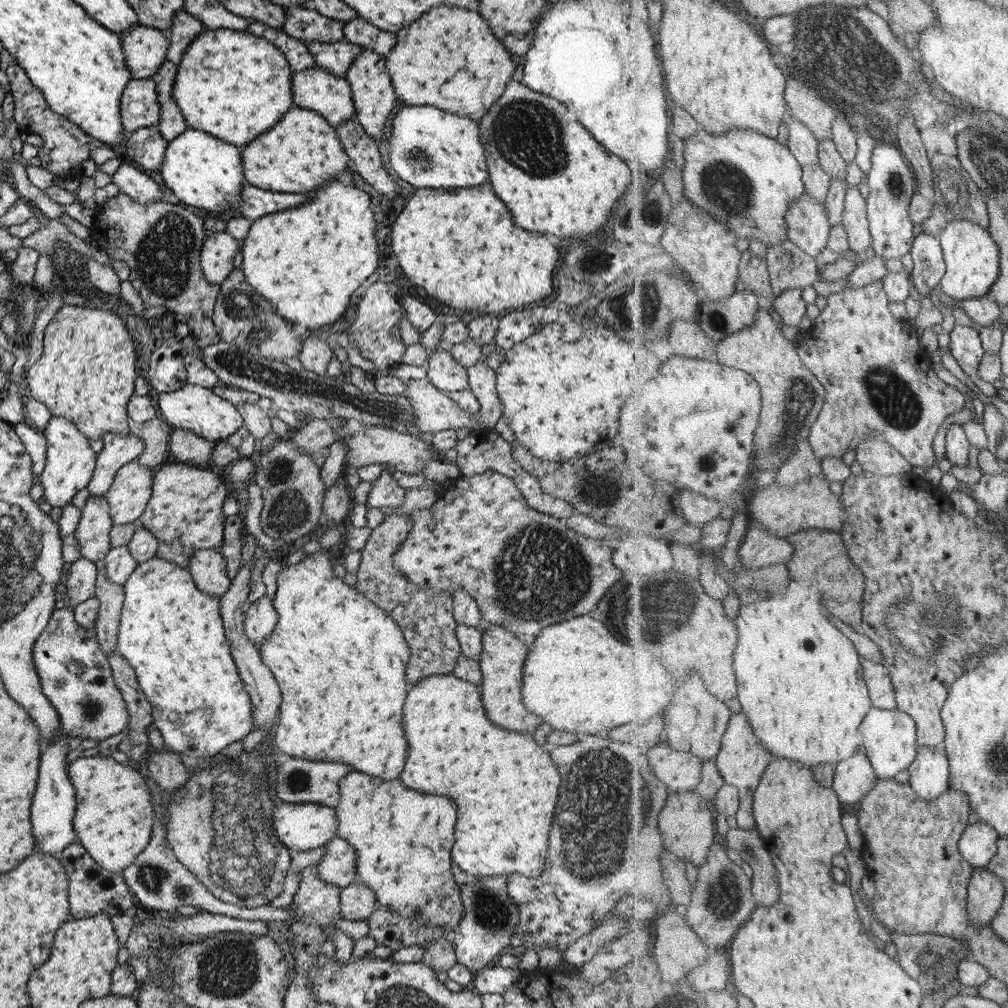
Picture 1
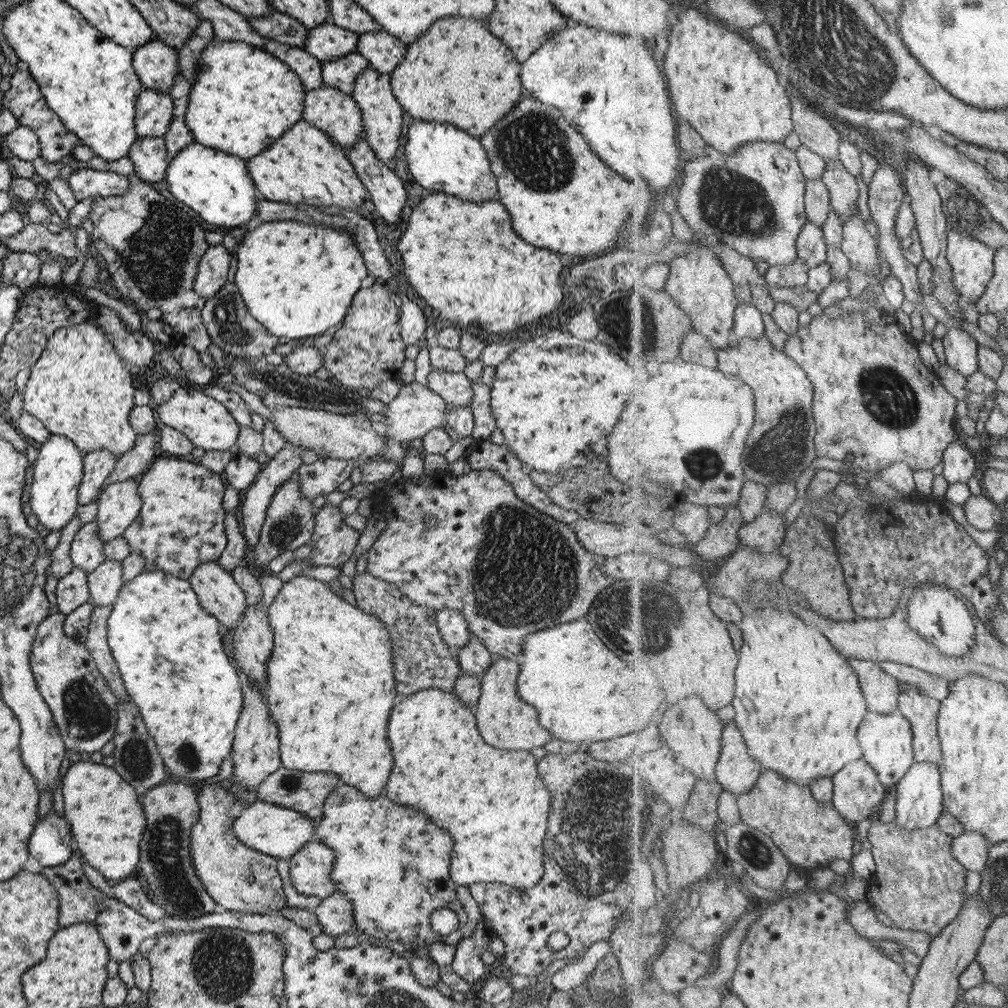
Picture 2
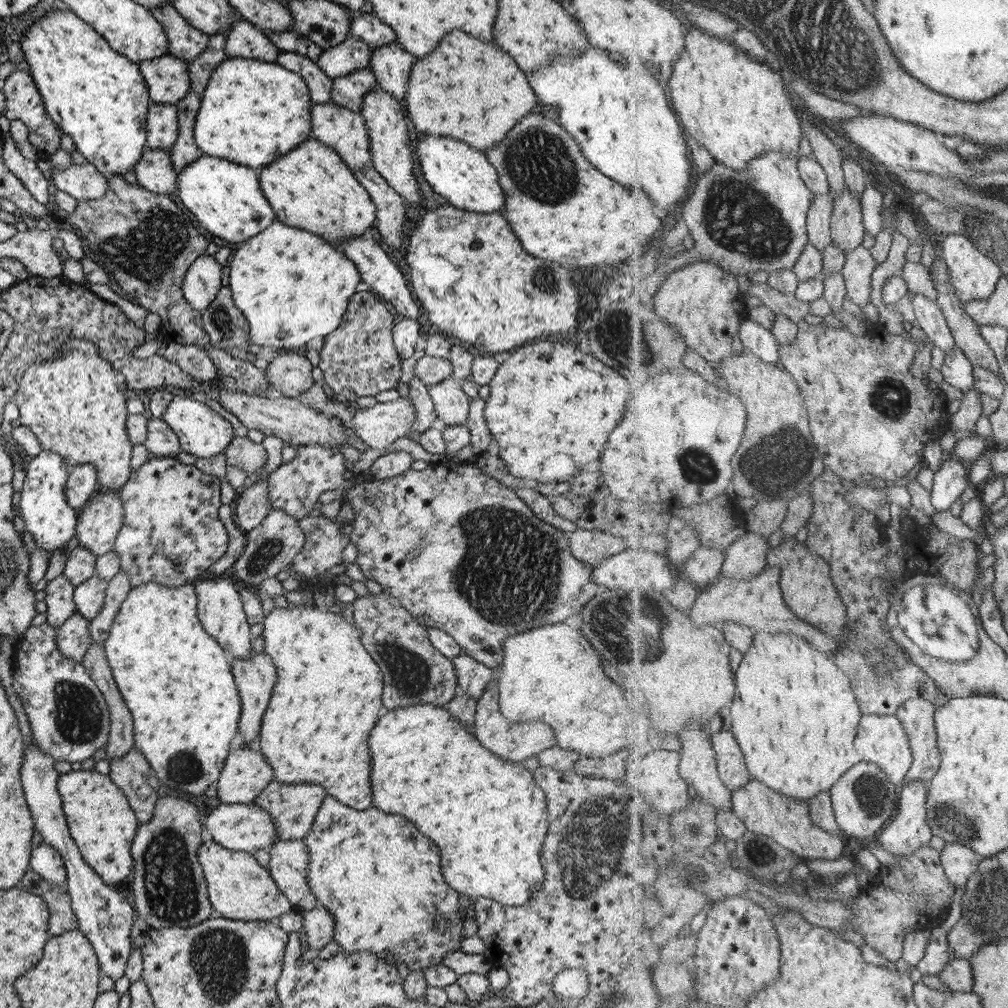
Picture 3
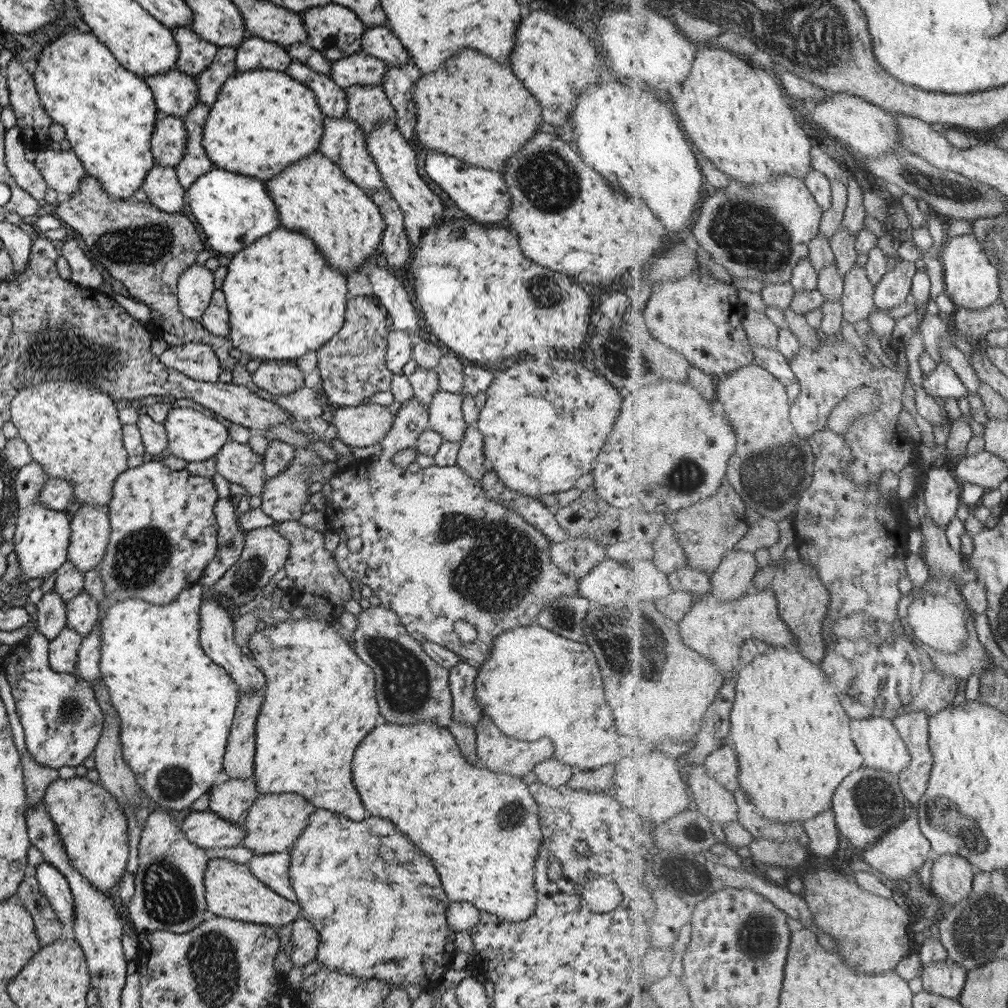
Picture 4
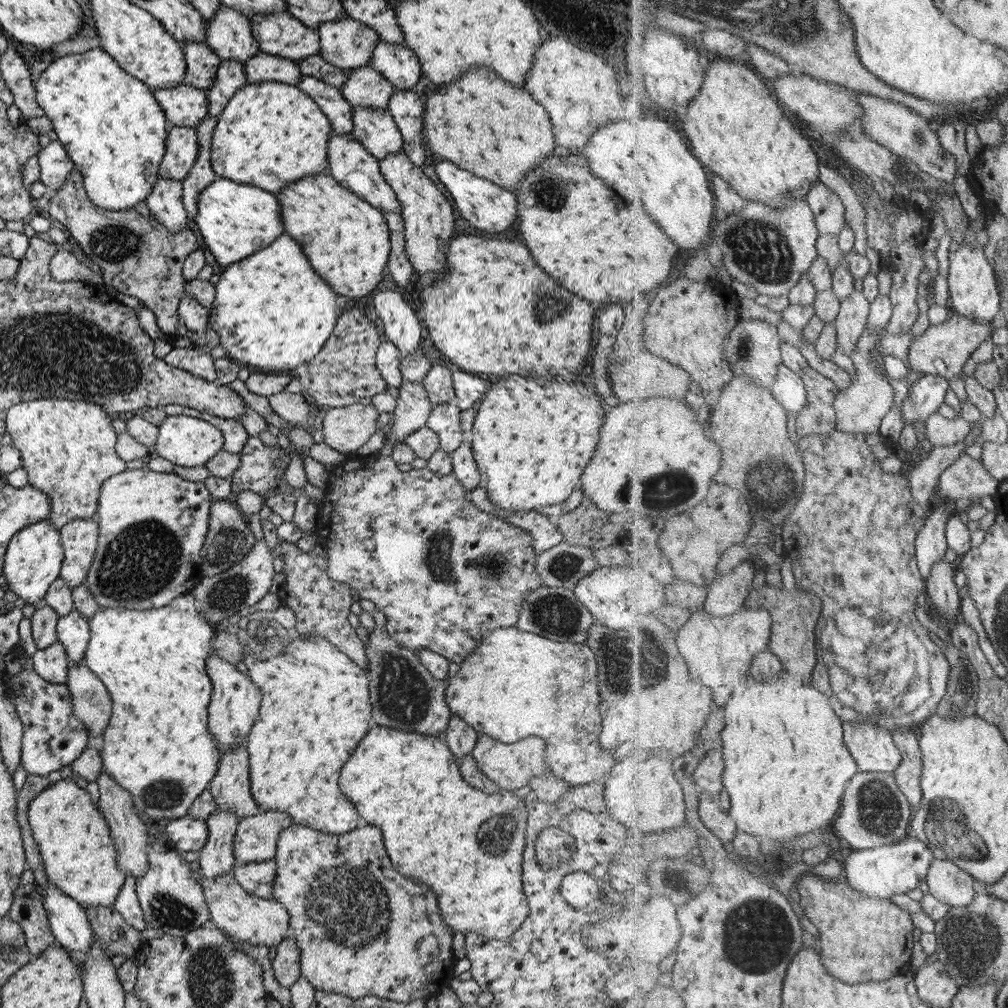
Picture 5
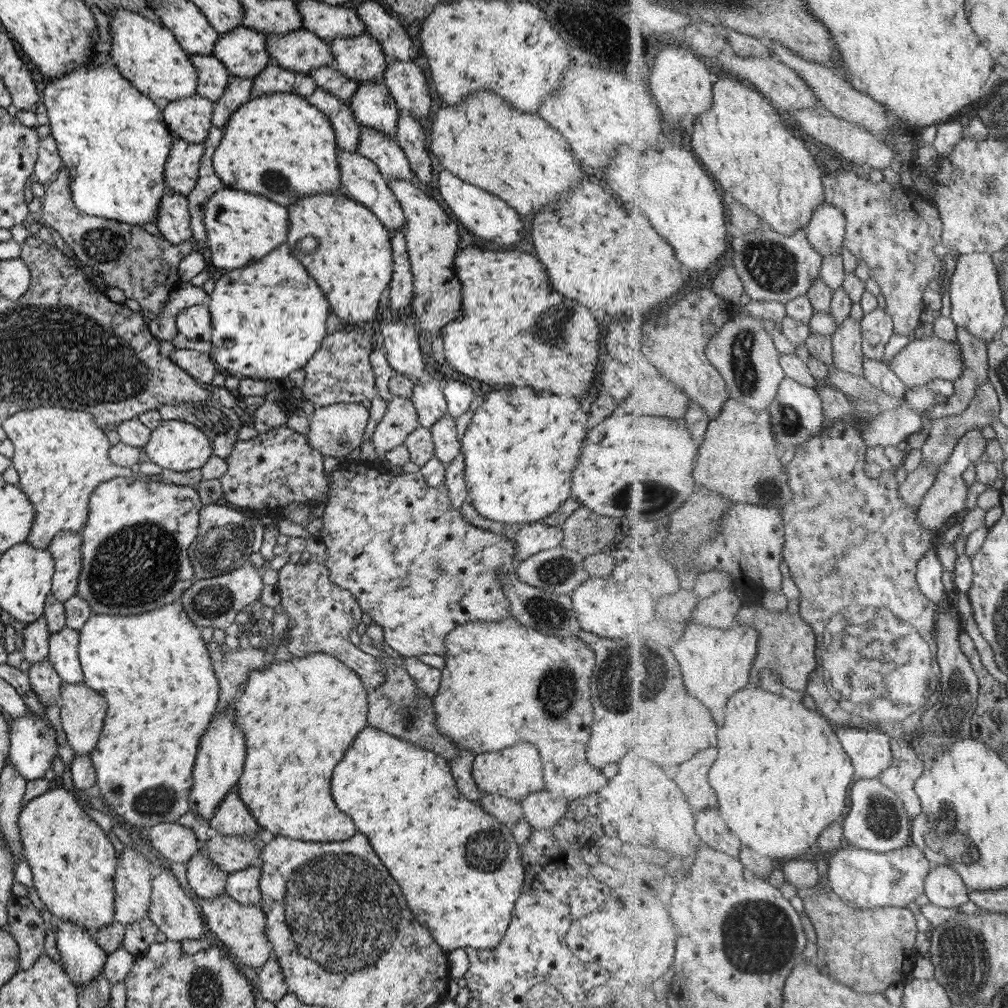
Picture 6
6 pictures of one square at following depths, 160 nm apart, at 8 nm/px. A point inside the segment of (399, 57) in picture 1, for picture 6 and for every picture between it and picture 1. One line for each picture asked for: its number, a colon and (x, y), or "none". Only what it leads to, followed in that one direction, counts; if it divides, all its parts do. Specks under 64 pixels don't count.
2: (456, 73)
3: (472, 91)
4: (474, 109)
5: (498, 132)
6: (519, 158)

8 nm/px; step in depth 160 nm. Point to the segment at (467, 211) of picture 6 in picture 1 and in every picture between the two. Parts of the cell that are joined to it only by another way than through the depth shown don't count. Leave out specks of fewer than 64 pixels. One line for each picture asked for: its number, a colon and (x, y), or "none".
1: (428, 148)
2: (441, 157)
3: (462, 175)
4: (480, 193)
5: (485, 206)

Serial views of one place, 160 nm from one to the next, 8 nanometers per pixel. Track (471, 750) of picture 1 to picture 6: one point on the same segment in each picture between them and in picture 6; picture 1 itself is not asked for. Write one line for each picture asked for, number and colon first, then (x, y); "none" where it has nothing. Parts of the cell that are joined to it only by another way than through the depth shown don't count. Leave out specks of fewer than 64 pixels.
2: (494, 804)
3: (487, 816)
4: (480, 828)
5: (465, 844)
6: (458, 867)

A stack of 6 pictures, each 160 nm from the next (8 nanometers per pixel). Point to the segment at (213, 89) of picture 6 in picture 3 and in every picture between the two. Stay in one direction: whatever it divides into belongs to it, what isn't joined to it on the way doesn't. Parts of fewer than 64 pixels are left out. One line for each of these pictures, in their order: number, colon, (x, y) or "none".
3: (184, 42)
4: (194, 54)
5: (201, 62)

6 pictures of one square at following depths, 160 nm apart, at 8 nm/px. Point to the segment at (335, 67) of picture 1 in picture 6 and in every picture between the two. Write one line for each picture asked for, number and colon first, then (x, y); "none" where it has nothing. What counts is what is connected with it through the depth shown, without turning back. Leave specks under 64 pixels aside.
2: (340, 73)
3: (346, 91)
4: (366, 105)
5: (374, 129)
6: (384, 152)

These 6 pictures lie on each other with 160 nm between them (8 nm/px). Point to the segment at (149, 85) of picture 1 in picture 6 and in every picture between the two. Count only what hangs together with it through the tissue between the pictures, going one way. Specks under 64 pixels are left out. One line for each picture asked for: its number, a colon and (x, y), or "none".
2: (153, 109)
3: (160, 125)
4: (167, 141)
5: (181, 146)
6: (180, 172)

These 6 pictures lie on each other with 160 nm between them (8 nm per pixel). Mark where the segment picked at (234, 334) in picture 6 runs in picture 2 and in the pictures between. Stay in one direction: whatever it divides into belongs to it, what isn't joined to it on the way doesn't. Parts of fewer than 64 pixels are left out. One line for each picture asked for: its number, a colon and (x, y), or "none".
2: (297, 279)
3: (291, 286)
4: (281, 299)
5: (271, 312)

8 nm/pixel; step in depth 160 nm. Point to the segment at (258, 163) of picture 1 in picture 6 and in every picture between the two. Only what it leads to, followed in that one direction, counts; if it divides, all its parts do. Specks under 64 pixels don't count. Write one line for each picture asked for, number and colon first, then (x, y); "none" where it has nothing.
2: (303, 165)
3: (310, 187)
4: (312, 197)
5: (345, 239)
6: (351, 262)

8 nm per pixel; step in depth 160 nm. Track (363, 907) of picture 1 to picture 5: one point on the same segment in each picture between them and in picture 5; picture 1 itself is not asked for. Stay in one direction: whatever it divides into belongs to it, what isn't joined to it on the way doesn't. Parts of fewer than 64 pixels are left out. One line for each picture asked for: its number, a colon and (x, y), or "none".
2: (335, 916)
3: (317, 928)
4: (302, 948)
5: (286, 968)

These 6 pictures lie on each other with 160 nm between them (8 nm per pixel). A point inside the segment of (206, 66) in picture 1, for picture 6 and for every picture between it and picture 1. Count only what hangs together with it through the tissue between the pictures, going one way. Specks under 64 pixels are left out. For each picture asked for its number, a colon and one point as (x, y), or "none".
2: (242, 99)
3: (251, 112)
4: (262, 120)
5: (269, 133)
6: (278, 145)

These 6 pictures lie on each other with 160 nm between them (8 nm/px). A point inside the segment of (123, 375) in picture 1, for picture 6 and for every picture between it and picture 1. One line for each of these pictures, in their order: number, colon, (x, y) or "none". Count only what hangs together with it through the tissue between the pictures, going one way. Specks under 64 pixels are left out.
2: (79, 388)
3: (71, 404)
4: (72, 431)
5: (67, 450)
6: (60, 455)

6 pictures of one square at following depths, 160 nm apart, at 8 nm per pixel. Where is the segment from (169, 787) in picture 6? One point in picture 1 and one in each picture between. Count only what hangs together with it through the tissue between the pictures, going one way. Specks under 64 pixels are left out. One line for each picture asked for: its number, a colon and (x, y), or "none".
1: (171, 633)
2: (167, 649)
3: (176, 681)
4: (175, 707)
5: (156, 745)

